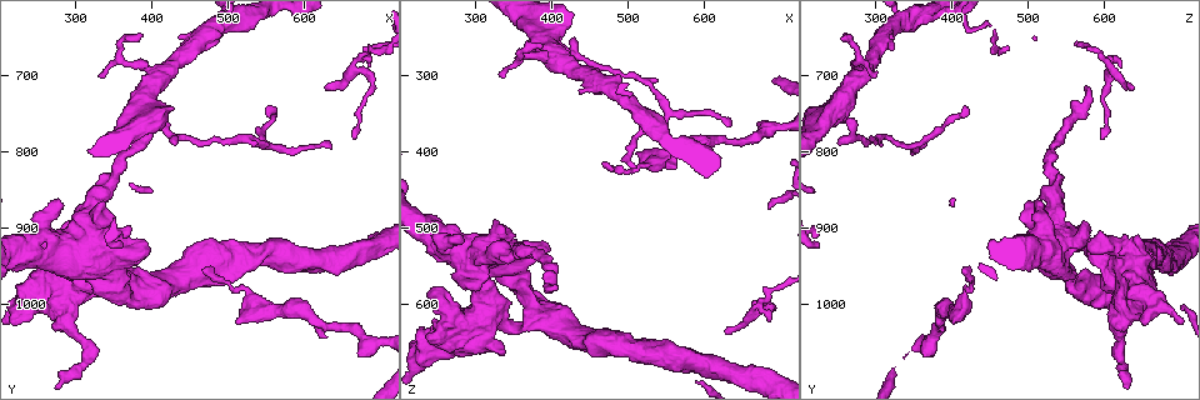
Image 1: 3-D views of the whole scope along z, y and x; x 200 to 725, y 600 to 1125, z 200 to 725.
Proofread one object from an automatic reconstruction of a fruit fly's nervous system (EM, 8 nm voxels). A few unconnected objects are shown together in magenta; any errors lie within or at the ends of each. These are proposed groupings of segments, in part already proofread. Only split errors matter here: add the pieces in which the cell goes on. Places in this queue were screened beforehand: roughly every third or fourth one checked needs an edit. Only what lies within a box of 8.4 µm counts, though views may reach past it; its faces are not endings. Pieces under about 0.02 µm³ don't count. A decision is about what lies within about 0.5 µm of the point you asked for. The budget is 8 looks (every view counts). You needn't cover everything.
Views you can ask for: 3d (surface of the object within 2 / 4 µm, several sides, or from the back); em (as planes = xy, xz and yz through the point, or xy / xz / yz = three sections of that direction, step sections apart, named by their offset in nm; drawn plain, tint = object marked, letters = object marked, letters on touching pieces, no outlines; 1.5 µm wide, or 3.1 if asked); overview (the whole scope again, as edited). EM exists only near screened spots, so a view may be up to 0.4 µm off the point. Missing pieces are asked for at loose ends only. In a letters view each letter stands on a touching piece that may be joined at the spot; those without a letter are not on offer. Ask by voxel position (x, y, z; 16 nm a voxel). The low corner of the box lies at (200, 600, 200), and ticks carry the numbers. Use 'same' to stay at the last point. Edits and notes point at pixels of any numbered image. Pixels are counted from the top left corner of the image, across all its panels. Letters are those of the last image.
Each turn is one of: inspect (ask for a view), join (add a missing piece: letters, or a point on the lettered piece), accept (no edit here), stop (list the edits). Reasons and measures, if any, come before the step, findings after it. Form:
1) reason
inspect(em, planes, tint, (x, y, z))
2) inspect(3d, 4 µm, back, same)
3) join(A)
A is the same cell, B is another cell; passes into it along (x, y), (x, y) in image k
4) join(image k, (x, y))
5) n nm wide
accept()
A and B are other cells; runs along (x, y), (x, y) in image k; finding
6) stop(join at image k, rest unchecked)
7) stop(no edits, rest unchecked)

inspect(3d, 2 µm, (330, 700, 300))

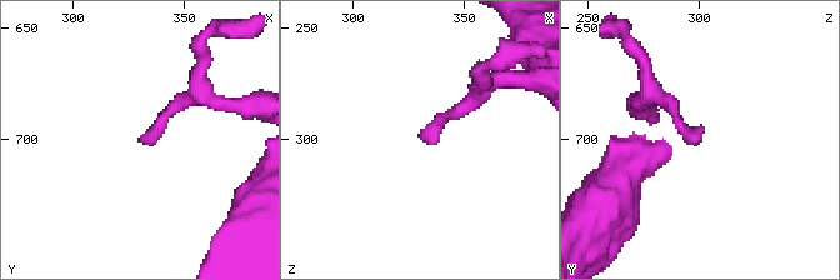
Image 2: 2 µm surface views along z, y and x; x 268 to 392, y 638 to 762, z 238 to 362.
inspect(em, yz, step 4, tint, (332, 701, 300))

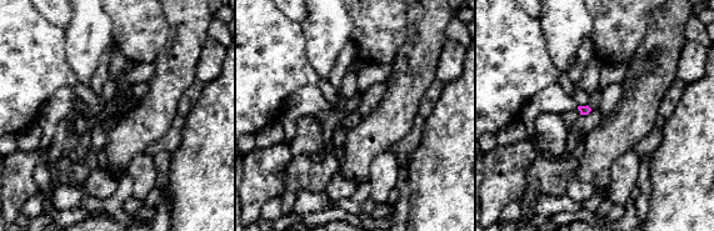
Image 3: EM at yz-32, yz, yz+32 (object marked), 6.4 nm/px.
cut it another way
inspect(em, planes, letters, same)

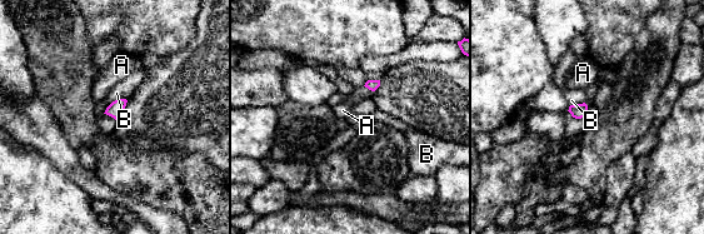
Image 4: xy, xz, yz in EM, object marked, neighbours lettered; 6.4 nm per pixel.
B touches over 130 nm
accept()
A and B are other cells; border along (126, 99), (115, 99), (109, 105) in image 4; none of them fits

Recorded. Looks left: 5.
thin end
inspect(em, planes, letters, (640, 795, 360))

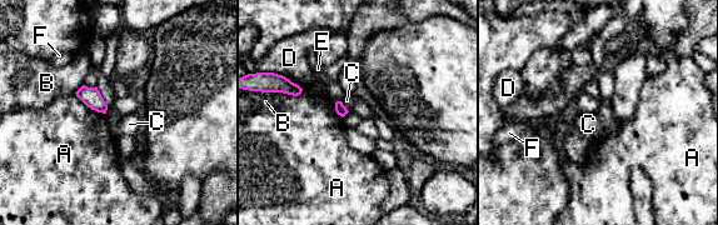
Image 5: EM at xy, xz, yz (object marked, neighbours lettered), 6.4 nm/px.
accept()
A, B, C, D, E and F are other cells; border along (340, 101), (348, 111) in image 5; none of them fits

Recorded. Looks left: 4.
end of a long branch
inspect(3d, 4 µm, (470, 955, 415))

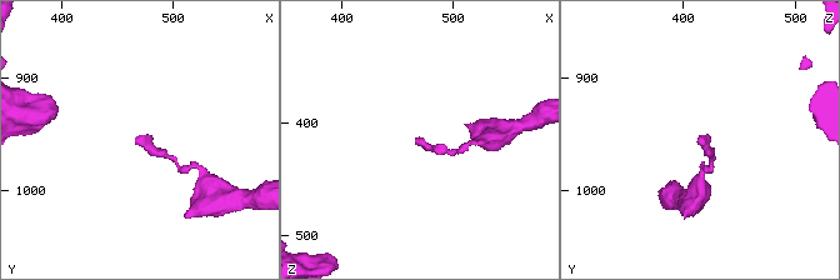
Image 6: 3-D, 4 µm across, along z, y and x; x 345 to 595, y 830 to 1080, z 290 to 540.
shape alone is not enough
inspect(em, xy, step 4, tint, (466, 954, 416))

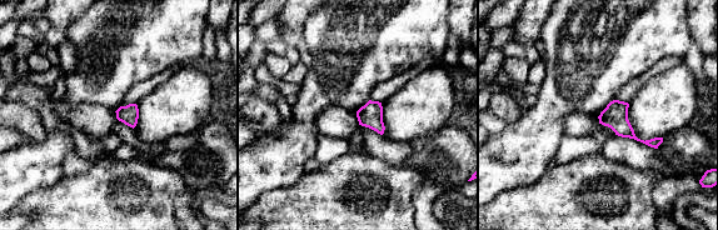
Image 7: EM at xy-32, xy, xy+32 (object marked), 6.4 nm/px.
inspect(em, yz, step 4, letters, same)

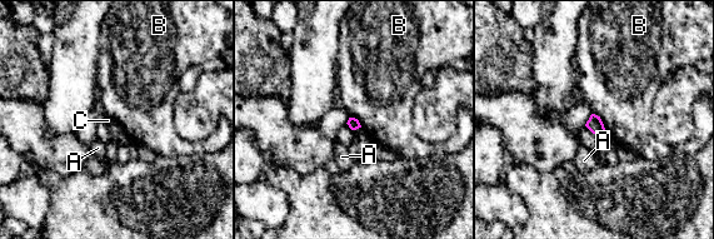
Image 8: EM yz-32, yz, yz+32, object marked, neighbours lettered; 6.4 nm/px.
accept()
A, B and C are other cells; none of them fits

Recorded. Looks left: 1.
stop(no edits, rest unchecked)

